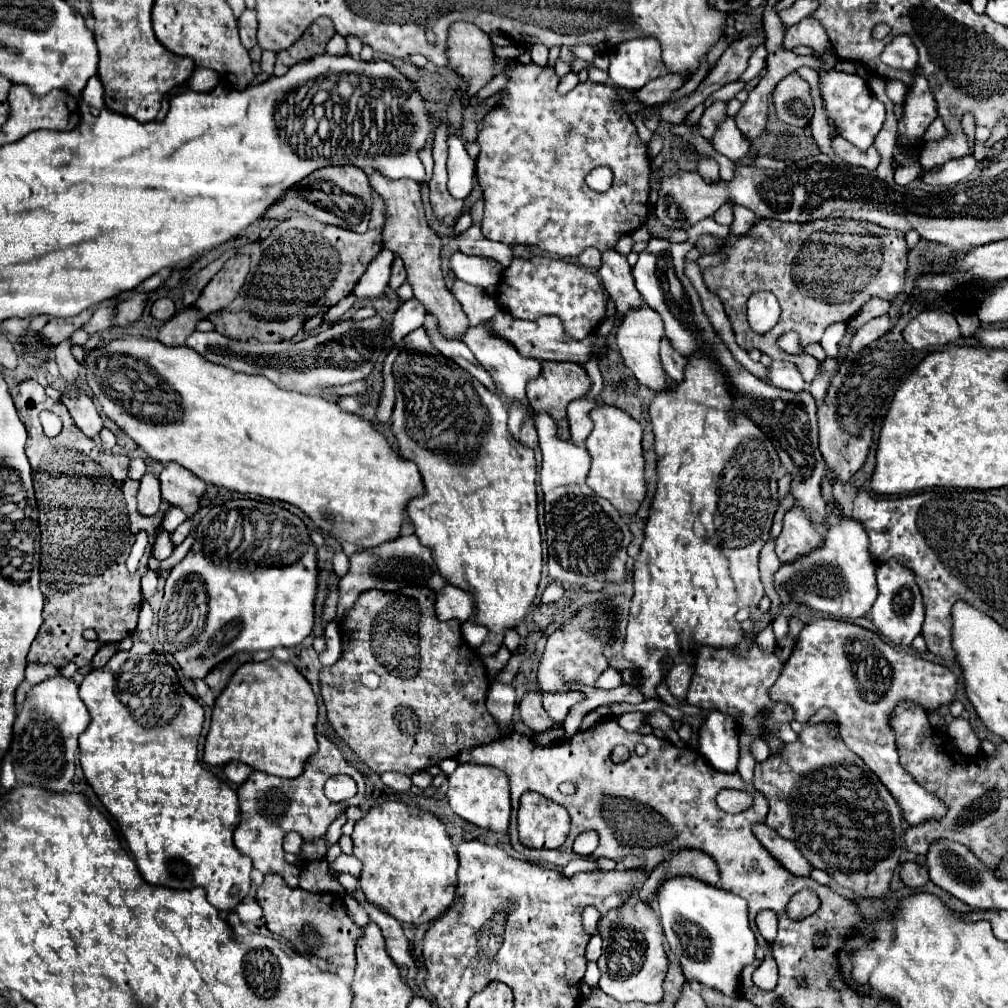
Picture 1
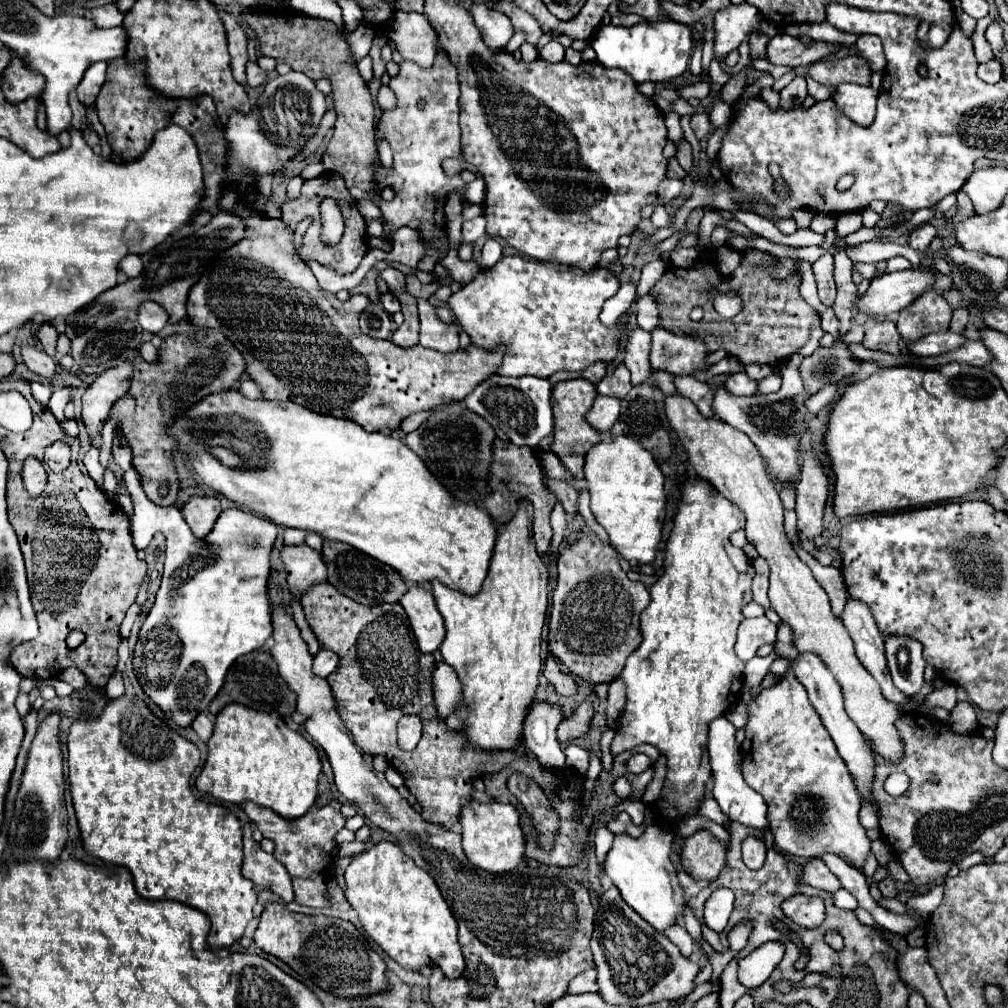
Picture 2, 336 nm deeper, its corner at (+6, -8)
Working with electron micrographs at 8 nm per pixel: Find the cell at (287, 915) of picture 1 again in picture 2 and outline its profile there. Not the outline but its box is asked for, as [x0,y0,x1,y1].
[254,903,388,997]

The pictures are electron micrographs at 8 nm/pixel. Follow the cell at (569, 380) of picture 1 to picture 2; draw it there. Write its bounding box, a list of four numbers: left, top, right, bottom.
[552,379,600,477]

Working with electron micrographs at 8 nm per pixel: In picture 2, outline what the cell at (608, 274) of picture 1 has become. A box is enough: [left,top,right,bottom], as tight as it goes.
[624,325,650,385]

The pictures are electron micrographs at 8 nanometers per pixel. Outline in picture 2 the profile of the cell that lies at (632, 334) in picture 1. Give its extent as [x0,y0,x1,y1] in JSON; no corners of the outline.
[664,393,914,761]

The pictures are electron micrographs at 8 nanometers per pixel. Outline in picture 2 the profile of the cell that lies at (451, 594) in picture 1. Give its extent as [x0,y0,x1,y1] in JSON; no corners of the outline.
[400,587,444,653]

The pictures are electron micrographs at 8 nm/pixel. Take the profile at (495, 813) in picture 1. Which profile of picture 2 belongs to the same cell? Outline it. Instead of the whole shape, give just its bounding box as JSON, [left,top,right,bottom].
[458,799,524,873]

